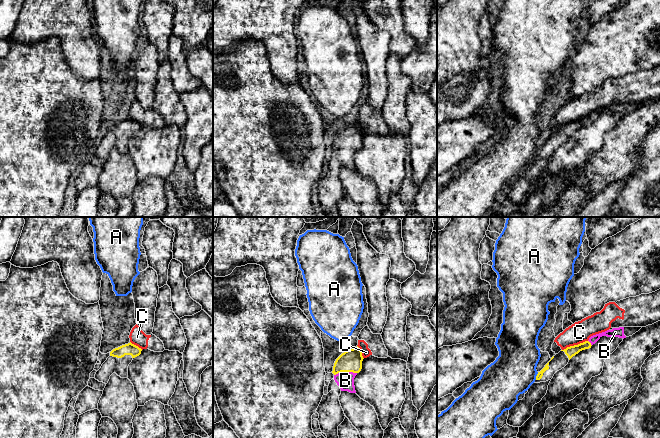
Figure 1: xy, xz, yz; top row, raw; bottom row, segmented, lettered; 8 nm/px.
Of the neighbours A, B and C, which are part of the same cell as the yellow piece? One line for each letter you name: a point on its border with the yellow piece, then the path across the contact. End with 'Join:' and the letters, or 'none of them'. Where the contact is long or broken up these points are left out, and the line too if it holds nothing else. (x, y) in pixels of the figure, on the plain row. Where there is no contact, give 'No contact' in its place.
B: Touches yellow at xz (345, 147). Path across: xz (351, 136), (346, 142), (345, 147), (345, 156)
Join: B

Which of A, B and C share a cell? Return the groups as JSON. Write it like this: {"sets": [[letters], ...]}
{"sets": [["A"], ["B"], ["C"]]}

